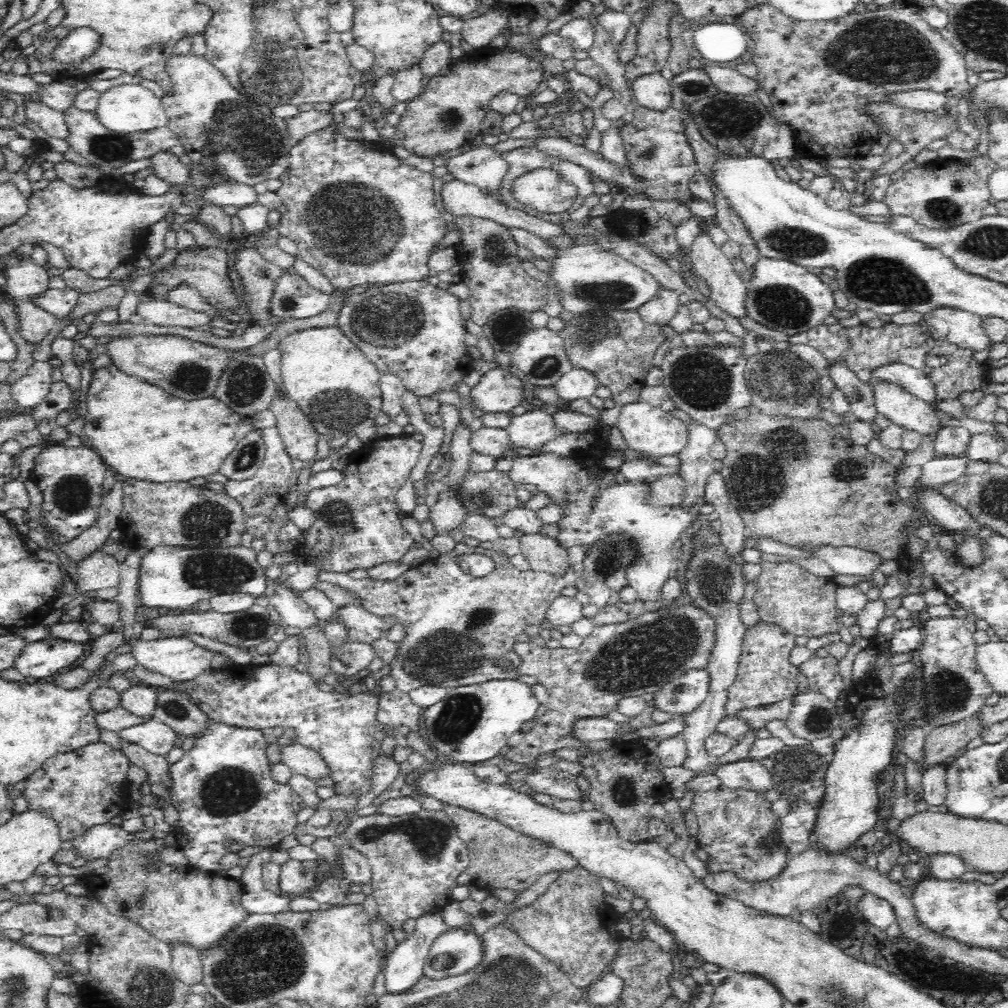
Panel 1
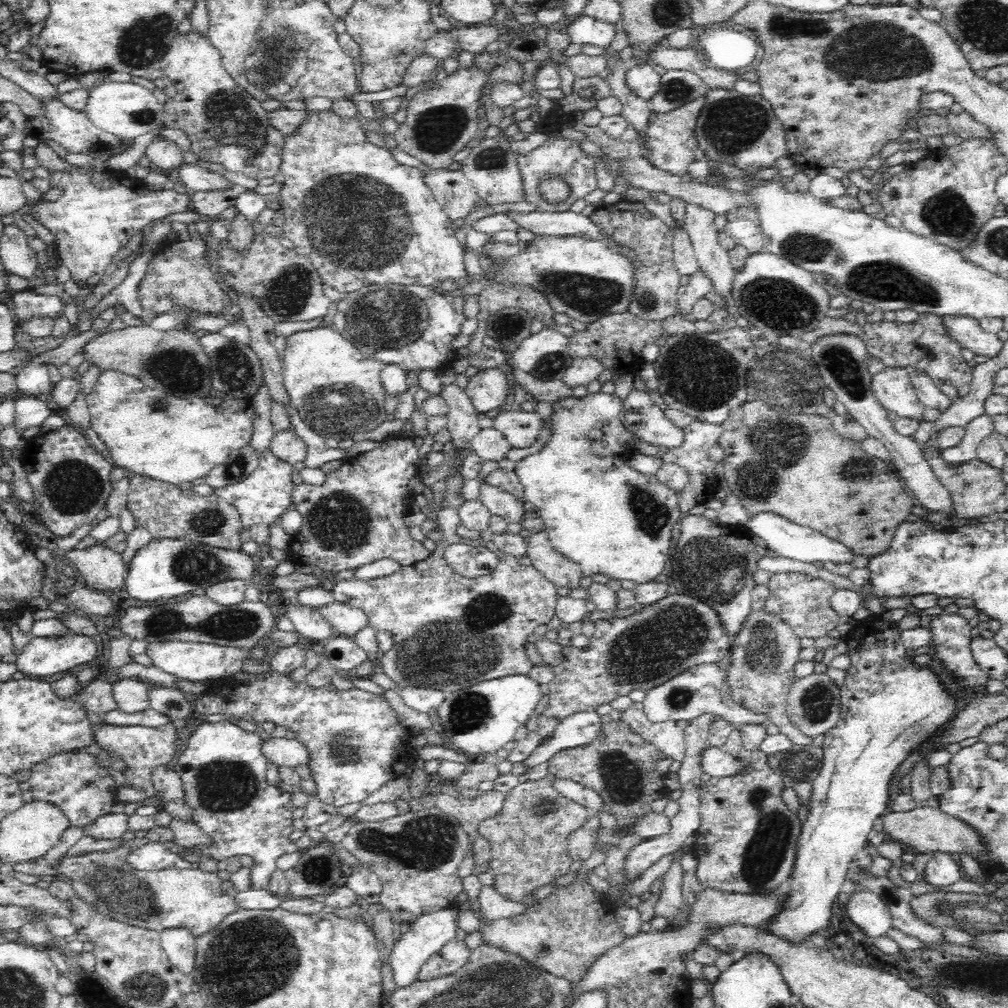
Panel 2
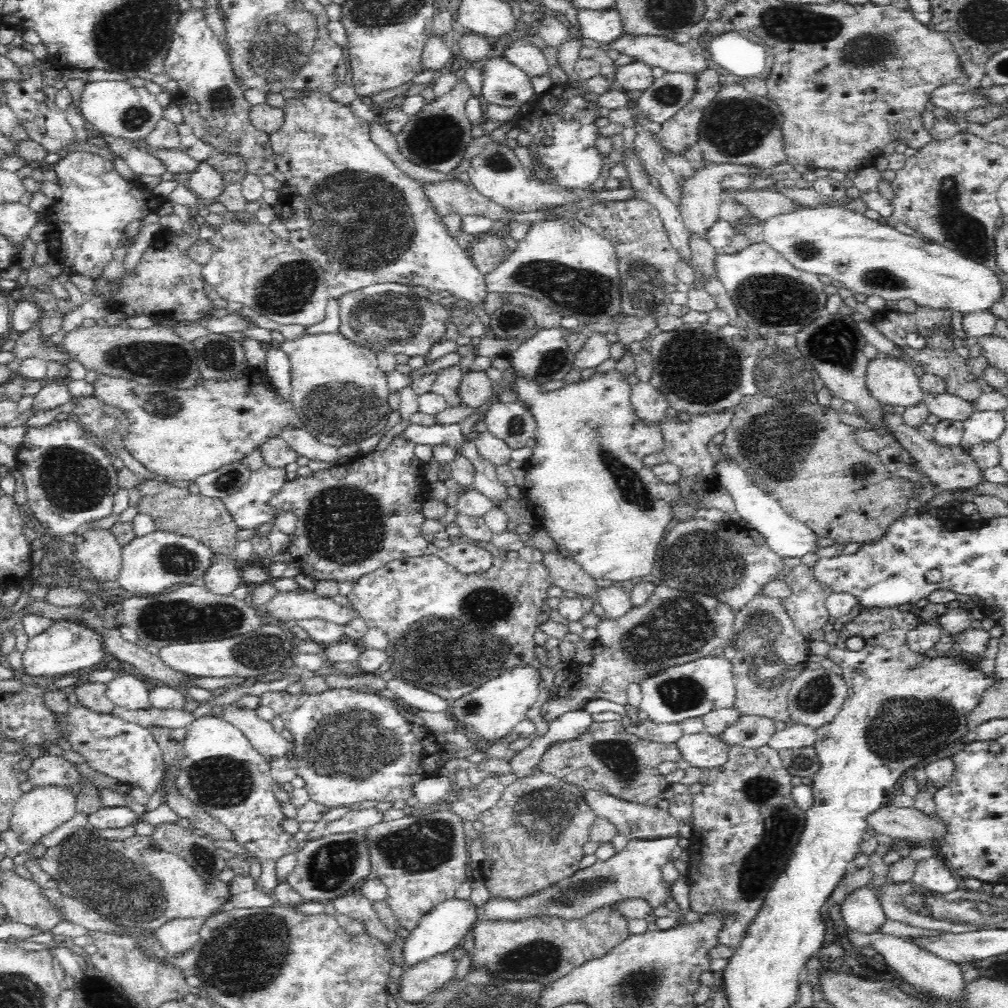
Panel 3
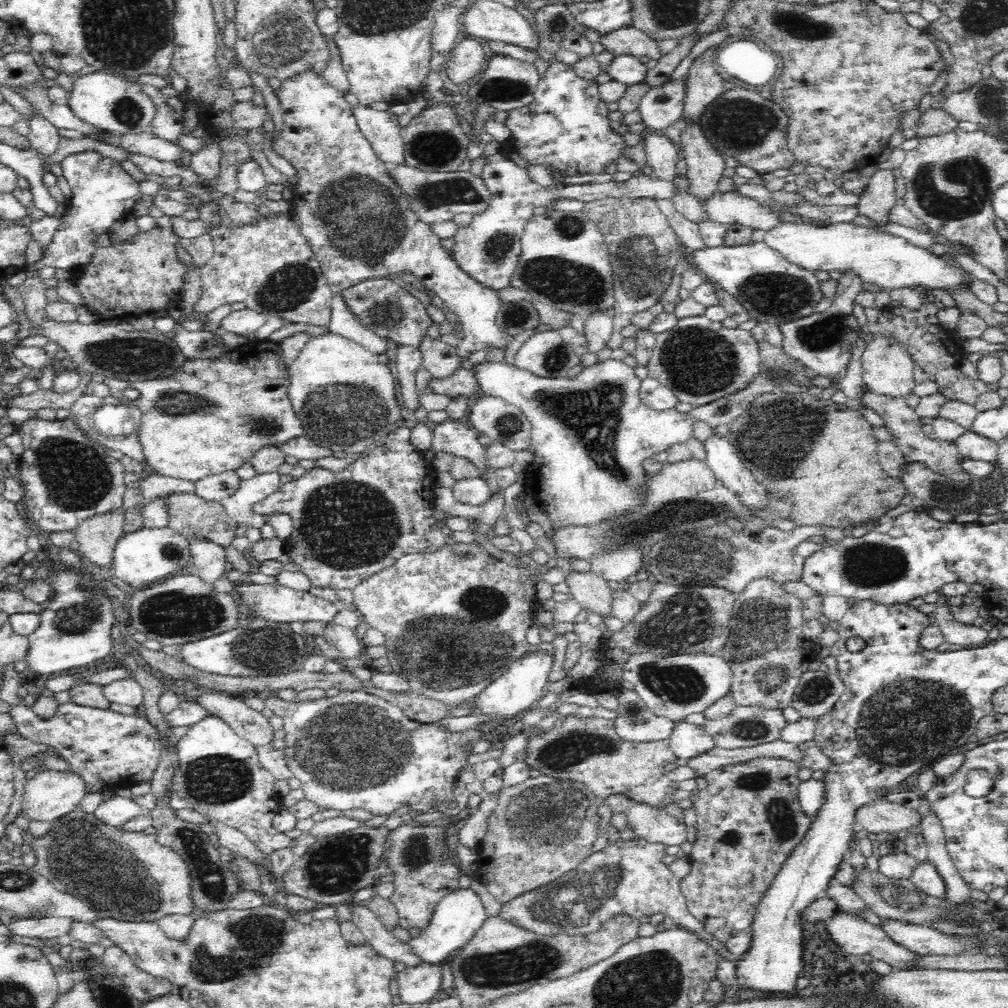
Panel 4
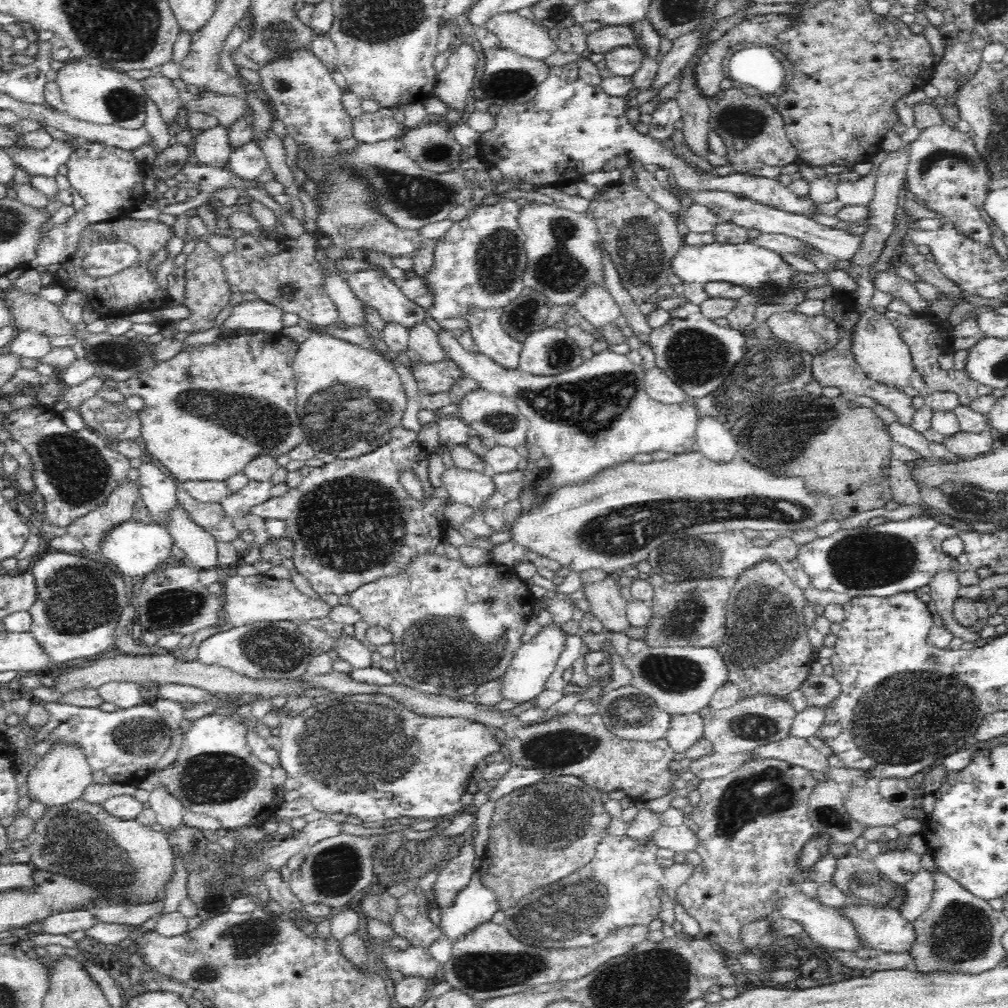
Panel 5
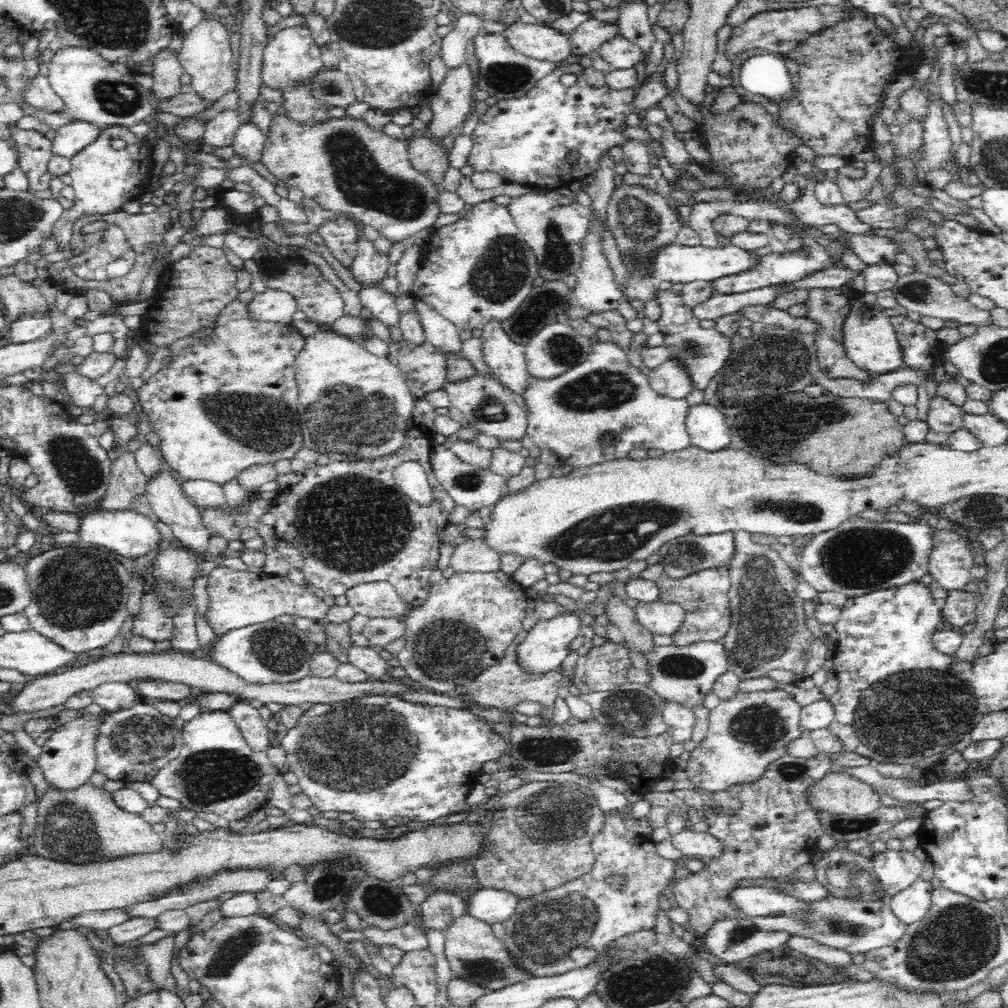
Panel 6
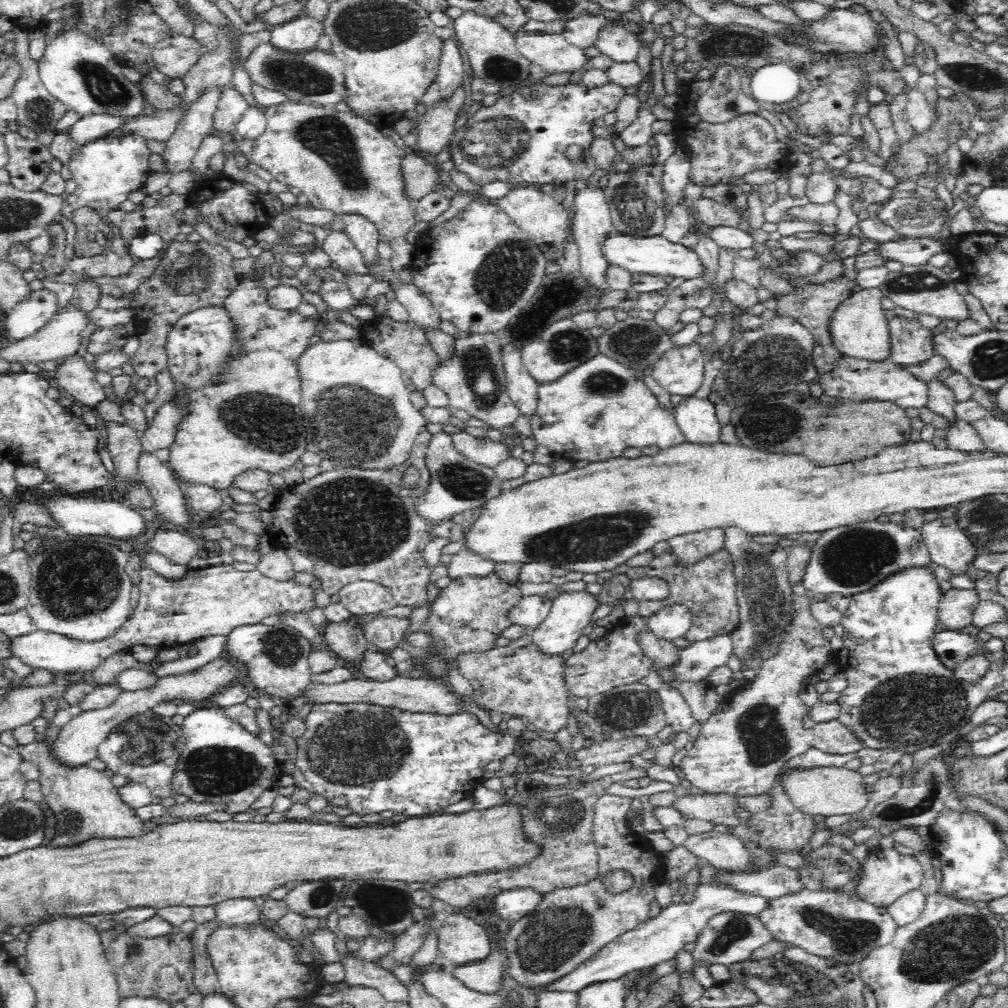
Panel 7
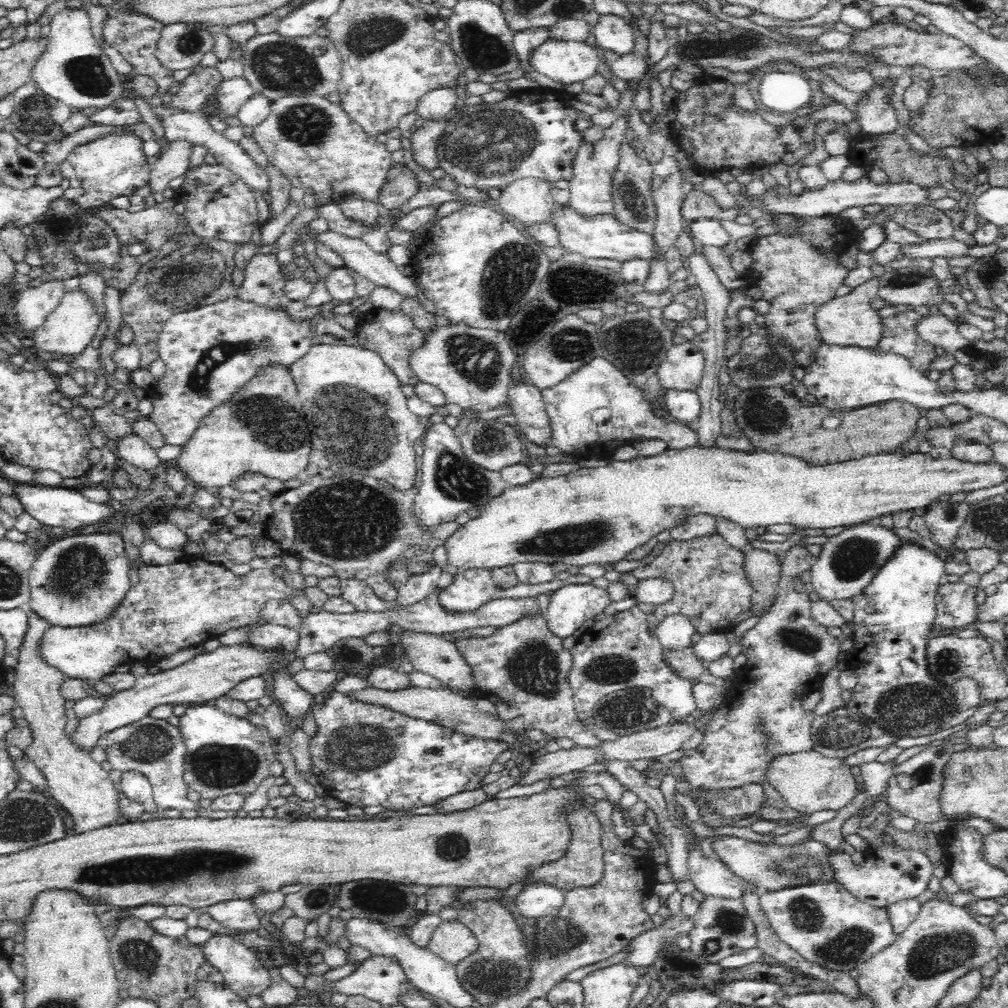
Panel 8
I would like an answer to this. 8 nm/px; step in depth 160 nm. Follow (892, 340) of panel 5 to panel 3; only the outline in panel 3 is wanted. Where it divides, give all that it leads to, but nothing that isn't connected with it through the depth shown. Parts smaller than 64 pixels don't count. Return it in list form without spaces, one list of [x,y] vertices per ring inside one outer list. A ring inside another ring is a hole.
[[[880,353],[874,360],[869,362],[866,379],[866,388],[870,391],[870,395],[888,408],[894,406],[900,406],[900,408],[918,406],[924,396],[919,384],[919,378],[915,375],[915,369],[903,360],[886,354]]]

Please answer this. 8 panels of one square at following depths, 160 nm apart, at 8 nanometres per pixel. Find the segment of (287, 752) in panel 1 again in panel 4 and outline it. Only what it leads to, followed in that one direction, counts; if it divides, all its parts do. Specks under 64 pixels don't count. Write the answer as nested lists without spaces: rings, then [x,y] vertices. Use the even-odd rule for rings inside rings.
[[[207,692],[197,696],[196,702],[207,710],[208,715],[221,718],[255,747],[271,746],[275,730],[268,723],[268,717],[249,708],[242,699],[222,692]]]

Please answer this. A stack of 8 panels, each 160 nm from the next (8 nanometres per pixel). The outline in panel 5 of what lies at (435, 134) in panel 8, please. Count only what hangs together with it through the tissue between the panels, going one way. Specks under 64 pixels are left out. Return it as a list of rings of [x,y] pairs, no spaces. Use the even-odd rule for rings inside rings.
[[[457,43],[447,58],[444,70],[437,74],[433,97],[444,102],[448,109],[466,115],[471,109],[468,92],[472,90],[476,64],[478,64],[476,50],[470,44]]]

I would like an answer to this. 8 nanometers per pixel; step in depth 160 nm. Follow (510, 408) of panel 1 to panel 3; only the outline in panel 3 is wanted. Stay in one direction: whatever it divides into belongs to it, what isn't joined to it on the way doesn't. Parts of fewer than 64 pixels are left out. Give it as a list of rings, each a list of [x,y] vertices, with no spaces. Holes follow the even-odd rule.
[[[469,370],[466,374],[463,374],[460,395],[462,395],[465,406],[472,409],[480,408],[494,396],[494,382],[490,380],[490,376],[486,372]]]

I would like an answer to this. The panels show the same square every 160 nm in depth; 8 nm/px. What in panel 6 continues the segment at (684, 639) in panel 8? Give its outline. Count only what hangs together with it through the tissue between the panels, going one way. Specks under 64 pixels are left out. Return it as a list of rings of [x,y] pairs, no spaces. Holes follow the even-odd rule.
[[[660,601],[638,603],[634,610],[636,620],[653,635],[672,635],[685,617],[685,610],[679,604]]]

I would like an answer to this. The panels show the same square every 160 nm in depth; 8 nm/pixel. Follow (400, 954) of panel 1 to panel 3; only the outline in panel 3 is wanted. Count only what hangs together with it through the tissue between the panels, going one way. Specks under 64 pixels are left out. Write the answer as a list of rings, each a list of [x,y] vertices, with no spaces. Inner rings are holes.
[[[456,897],[452,900],[446,900],[439,906],[436,906],[429,914],[426,914],[416,928],[410,930],[410,934],[404,939],[402,948],[402,962],[406,968],[412,968],[424,960],[428,960],[437,954],[448,952],[458,947],[468,931],[468,928],[474,924],[478,914],[478,908],[470,900],[458,900]]]

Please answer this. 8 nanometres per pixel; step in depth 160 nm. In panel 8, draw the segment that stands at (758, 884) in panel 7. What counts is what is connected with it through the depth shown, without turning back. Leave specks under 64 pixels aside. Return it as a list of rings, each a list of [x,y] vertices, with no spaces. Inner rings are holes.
[[[690,842],[689,851],[688,874],[696,890],[704,896],[742,899],[746,890],[751,890],[757,895],[767,892],[760,885],[740,878],[717,859],[707,857],[700,844]]]

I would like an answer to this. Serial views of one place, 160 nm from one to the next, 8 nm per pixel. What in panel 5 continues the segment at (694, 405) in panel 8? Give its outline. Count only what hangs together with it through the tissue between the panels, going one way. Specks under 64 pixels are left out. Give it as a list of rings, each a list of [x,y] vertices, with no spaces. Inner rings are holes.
[[[704,416],[699,421],[696,450],[716,464],[730,464],[737,452],[734,436],[713,418]]]

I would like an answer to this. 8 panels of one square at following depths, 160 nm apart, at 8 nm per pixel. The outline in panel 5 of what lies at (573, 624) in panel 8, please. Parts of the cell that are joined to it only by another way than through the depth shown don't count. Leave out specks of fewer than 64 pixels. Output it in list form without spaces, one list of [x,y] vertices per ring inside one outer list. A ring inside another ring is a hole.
[[[548,624],[529,642],[523,643],[514,654],[514,658],[501,676],[501,697],[514,704],[530,702],[540,692],[544,692],[546,680],[552,674],[560,653],[564,650],[567,634],[556,624]]]

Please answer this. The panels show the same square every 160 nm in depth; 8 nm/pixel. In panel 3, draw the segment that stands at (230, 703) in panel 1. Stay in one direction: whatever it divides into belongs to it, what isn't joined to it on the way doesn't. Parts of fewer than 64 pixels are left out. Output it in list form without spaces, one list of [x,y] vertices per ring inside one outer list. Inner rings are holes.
[[[329,688],[316,694],[290,694],[285,690],[272,690],[258,695],[260,706],[272,708],[282,718],[285,729],[294,736],[294,756],[297,775],[305,781],[310,800],[327,808],[350,807],[364,801],[394,803],[406,800],[412,794],[415,783],[439,775],[443,767],[440,750],[432,738],[432,732],[424,725],[409,722],[398,711],[395,701],[366,693],[355,688]]]

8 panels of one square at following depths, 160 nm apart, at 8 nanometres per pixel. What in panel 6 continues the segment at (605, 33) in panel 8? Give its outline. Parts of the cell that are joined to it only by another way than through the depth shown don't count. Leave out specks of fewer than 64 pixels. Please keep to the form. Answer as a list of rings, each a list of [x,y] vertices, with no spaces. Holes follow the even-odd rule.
[[[620,34],[616,35],[616,38],[606,41],[606,44],[602,44],[598,54],[614,70],[630,70],[642,60],[642,51],[639,46]]]

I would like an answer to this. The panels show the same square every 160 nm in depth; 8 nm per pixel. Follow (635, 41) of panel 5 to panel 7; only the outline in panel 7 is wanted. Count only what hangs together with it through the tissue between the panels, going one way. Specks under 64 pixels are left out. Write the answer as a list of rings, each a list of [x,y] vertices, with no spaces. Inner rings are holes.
[[[600,12],[596,15],[582,14],[566,21],[563,35],[572,46],[586,50],[590,46],[595,46],[598,36],[606,24],[608,24],[607,18]]]

